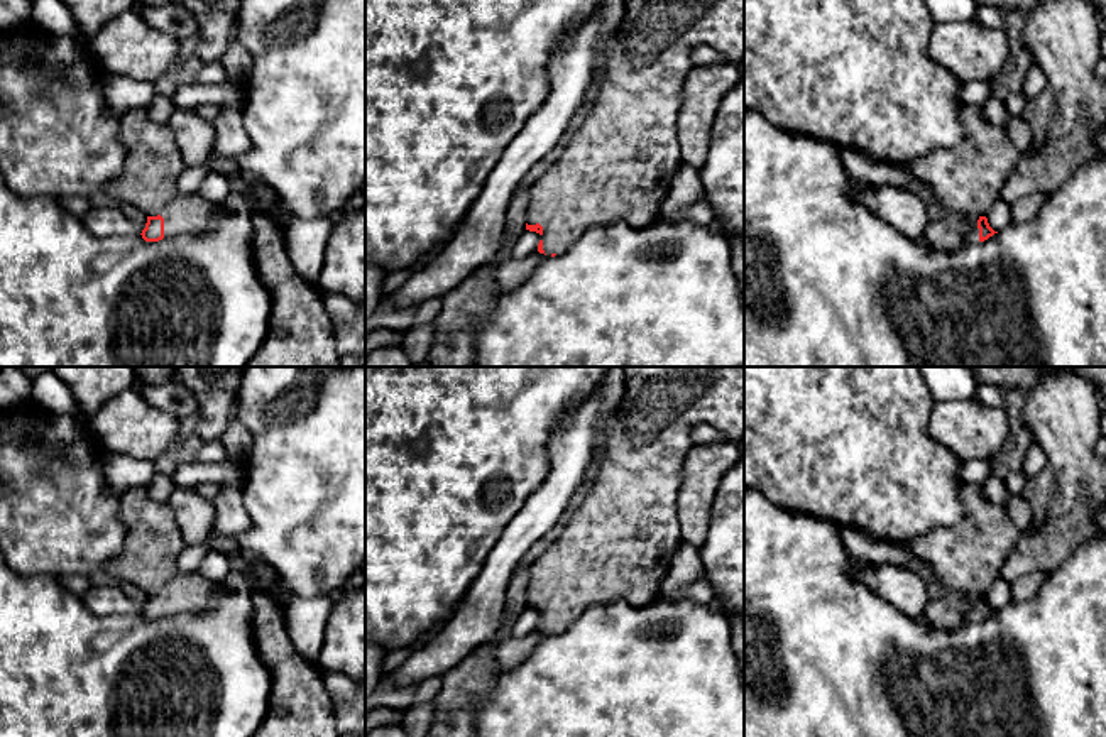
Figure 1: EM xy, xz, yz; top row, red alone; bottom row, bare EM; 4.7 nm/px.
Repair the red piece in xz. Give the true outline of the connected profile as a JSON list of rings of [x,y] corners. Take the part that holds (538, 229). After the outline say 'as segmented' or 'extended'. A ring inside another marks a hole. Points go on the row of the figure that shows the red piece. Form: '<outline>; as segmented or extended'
[[[626,0],[626,15],[619,30],[609,39],[607,61],[599,96],[582,127],[573,134],[560,159],[529,188],[526,230],[541,235],[538,252],[563,254],[594,225],[626,221],[648,228],[658,220],[660,205],[671,189],[671,179],[682,162],[676,140],[676,120],[683,86],[693,64],[690,52],[712,47],[731,64],[744,64],[744,0]]]; extended

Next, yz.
[[[962,105],[959,117],[964,127],[964,140],[959,145],[935,150],[903,167],[932,189],[947,213],[977,220],[964,237],[962,245],[967,245],[998,233],[986,215],[999,199],[1001,186],[1021,152],[1008,139],[1005,127],[984,118],[979,105]]]; extended

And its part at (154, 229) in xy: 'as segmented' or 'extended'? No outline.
extended

